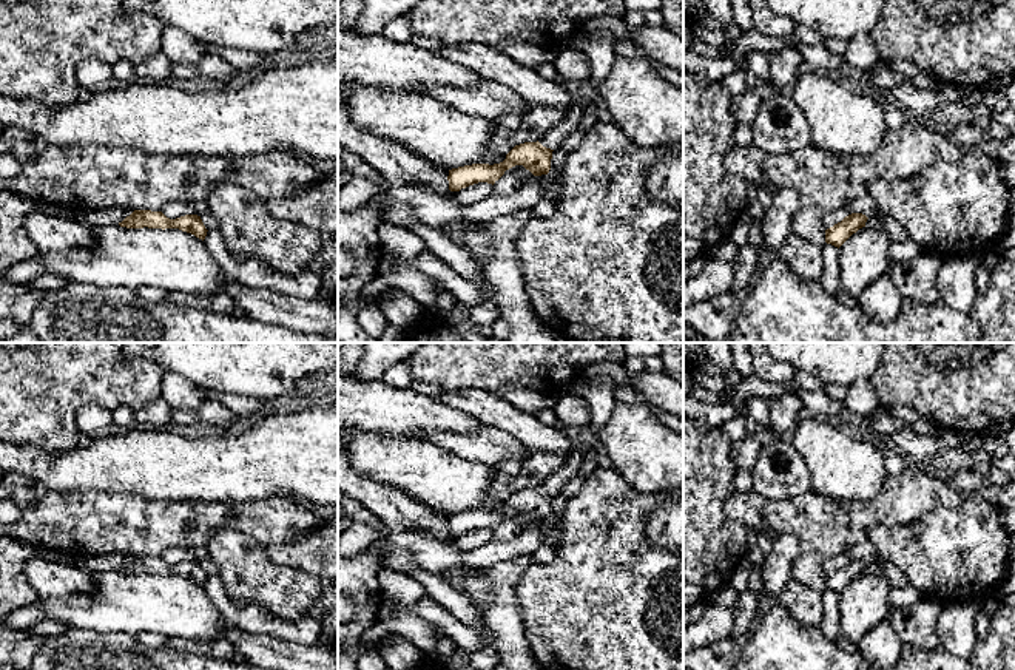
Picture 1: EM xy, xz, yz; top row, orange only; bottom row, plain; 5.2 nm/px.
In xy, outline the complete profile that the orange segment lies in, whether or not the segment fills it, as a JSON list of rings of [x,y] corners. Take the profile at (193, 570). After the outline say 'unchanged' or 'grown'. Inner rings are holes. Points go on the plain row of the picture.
[[[134,556],[130,562],[126,562],[120,573],[126,574],[179,574],[182,577],[191,579],[199,585],[205,585],[207,574],[197,560],[185,560],[176,565],[167,563],[162,557],[151,557],[151,556]]] | unchanged

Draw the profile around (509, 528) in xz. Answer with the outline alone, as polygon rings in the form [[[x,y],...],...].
[[[504,519],[498,526],[494,530],[495,540],[512,540],[523,531],[523,526],[515,519]]]

